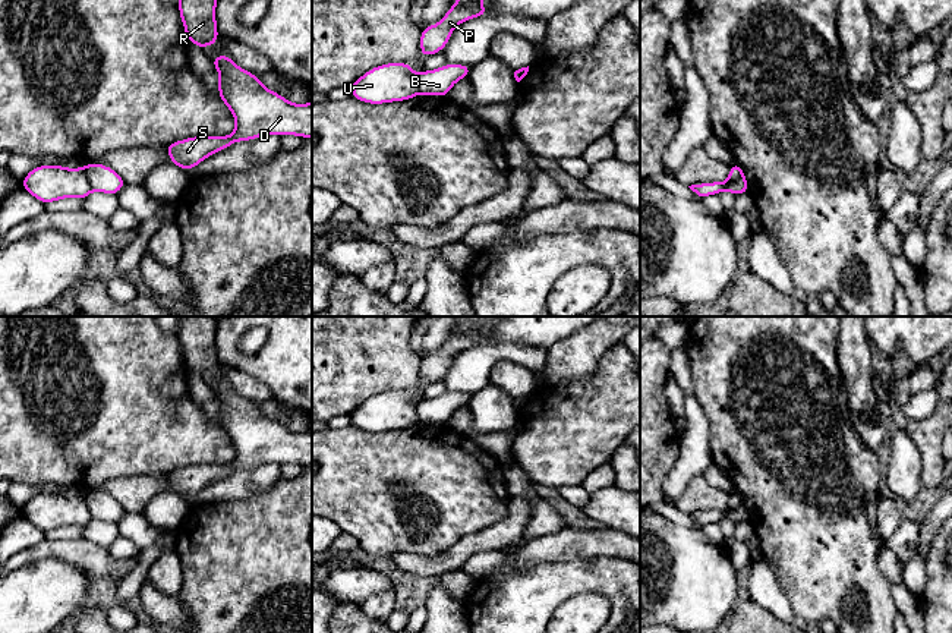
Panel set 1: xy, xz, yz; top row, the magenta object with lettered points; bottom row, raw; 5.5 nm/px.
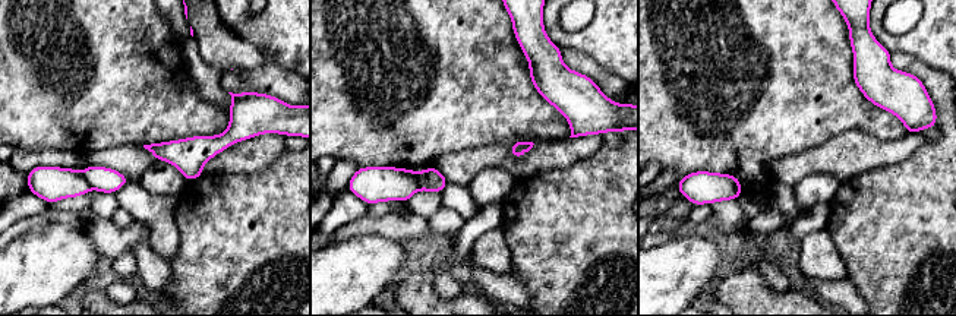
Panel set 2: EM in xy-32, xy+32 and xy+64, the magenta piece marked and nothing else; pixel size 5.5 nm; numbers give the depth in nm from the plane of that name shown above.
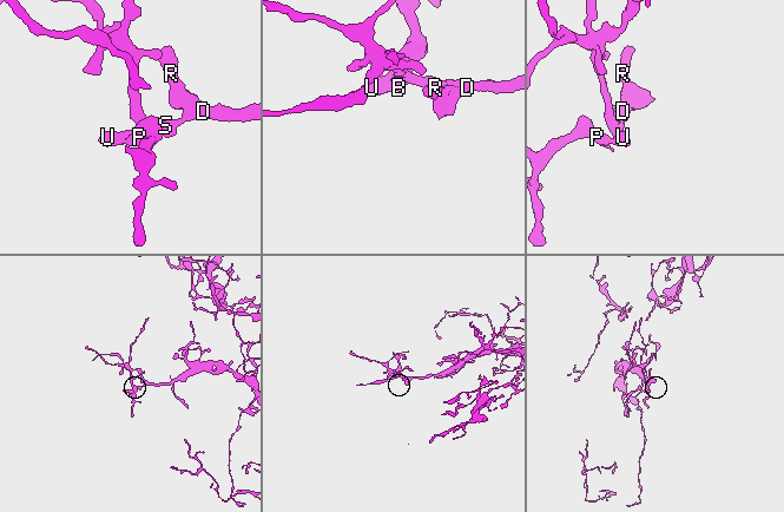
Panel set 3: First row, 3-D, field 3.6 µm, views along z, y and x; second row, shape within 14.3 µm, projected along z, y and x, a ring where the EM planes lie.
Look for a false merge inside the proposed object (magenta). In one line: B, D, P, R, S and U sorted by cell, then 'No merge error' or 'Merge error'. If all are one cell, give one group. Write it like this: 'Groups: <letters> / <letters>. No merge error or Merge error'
Groups: B D R S / P U. Merge error

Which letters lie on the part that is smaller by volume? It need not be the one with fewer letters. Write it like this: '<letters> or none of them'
P, U

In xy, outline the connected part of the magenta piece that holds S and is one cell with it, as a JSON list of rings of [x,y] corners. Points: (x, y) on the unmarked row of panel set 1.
[[[218,382],[209,388],[220,401],[218,422],[227,432],[236,448],[236,457],[228,464],[193,464],[183,469],[167,472],[168,486],[182,498],[189,500],[209,484],[228,476],[239,469],[250,469],[264,463],[296,463],[312,466],[312,429],[308,432],[293,432],[280,422],[261,412],[255,401],[239,396],[228,384]]]

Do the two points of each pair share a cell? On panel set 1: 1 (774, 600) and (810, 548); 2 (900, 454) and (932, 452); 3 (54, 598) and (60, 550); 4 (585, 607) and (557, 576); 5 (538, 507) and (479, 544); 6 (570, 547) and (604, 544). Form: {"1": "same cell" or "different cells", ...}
{"1": "different cells", "2": "different cells", "3": "different cells", "4": "different cells", "5": "different cells", "6": "same cell"}

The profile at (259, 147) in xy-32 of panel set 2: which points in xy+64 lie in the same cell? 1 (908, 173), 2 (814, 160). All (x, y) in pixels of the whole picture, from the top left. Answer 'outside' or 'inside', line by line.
1: outside
2: inside

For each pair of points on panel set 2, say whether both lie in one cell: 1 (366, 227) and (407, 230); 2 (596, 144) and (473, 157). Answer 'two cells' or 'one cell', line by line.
1: one cell
2: one cell

